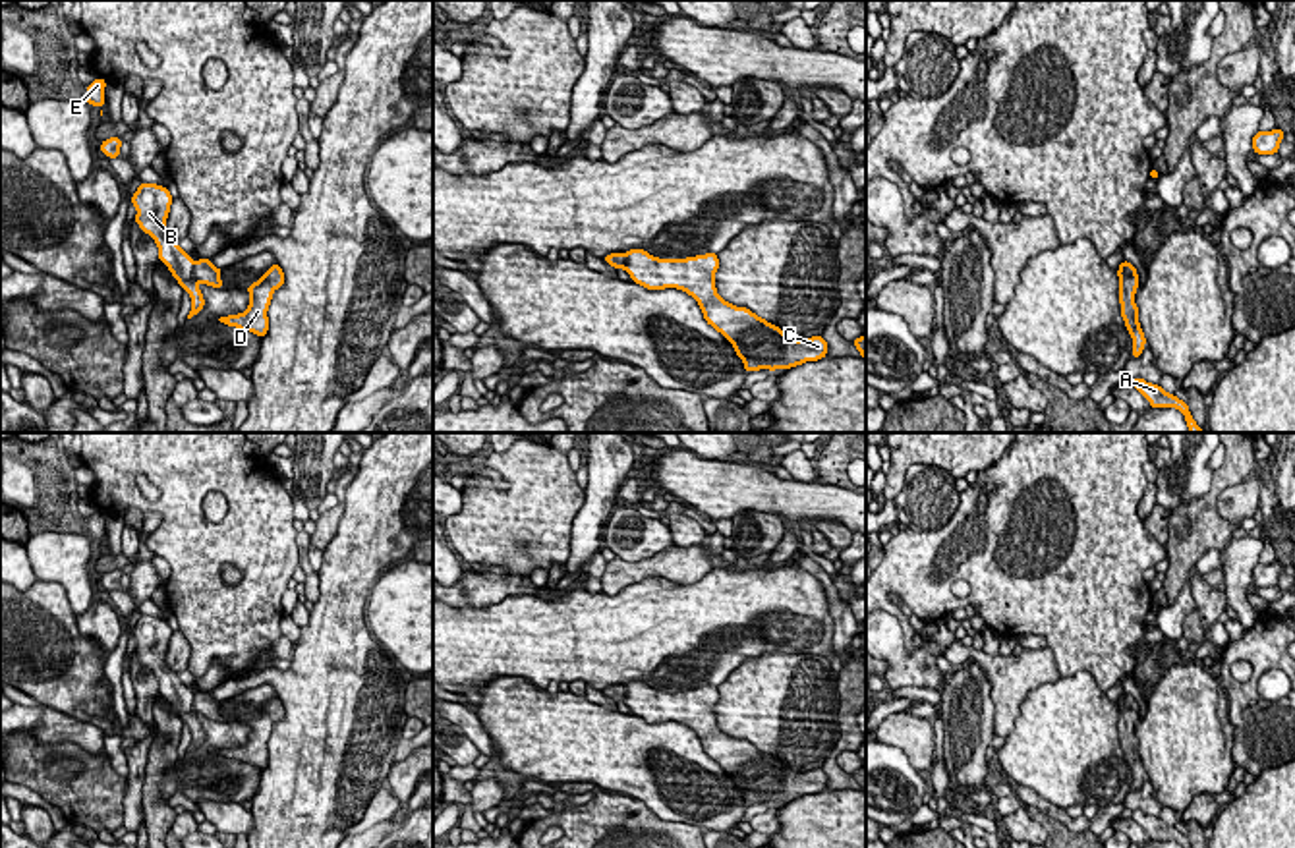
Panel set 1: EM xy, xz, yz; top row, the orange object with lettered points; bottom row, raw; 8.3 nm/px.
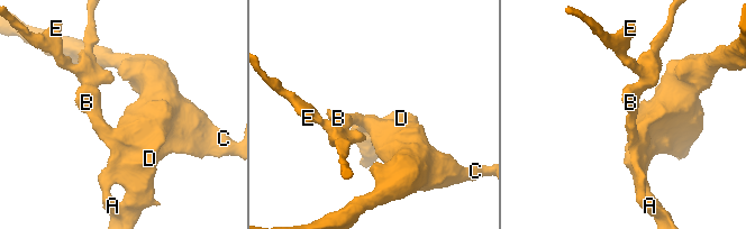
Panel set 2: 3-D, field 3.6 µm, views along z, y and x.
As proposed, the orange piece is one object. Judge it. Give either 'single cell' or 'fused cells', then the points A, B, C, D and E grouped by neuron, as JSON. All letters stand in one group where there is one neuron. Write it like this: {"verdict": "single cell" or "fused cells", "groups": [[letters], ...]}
{"verdict": "fused cells", "groups": [["A", "B", "E"], ["C", "D"]]}

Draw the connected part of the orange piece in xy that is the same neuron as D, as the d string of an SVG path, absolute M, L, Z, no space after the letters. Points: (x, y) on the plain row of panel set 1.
M271 697L271 701L245 722L249 724L249 738L244 746L220 749L218 753L226 759L236 759L240 763L249 763L261 771L269 765L269 738L273 724L284 719L284 705L280 697Z

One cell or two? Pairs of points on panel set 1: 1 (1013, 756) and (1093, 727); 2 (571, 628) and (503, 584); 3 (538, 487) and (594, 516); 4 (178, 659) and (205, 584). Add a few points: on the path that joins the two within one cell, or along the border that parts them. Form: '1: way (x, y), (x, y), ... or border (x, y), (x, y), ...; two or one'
1: way (1033, 756), (1060, 746), (1073, 733); one
2: border (536, 593), (505, 595), (486, 607), (476, 607); two
3: border (584, 491), (569, 553); two
4: border (178, 628), (190, 648), (188, 671), (194, 678); two

